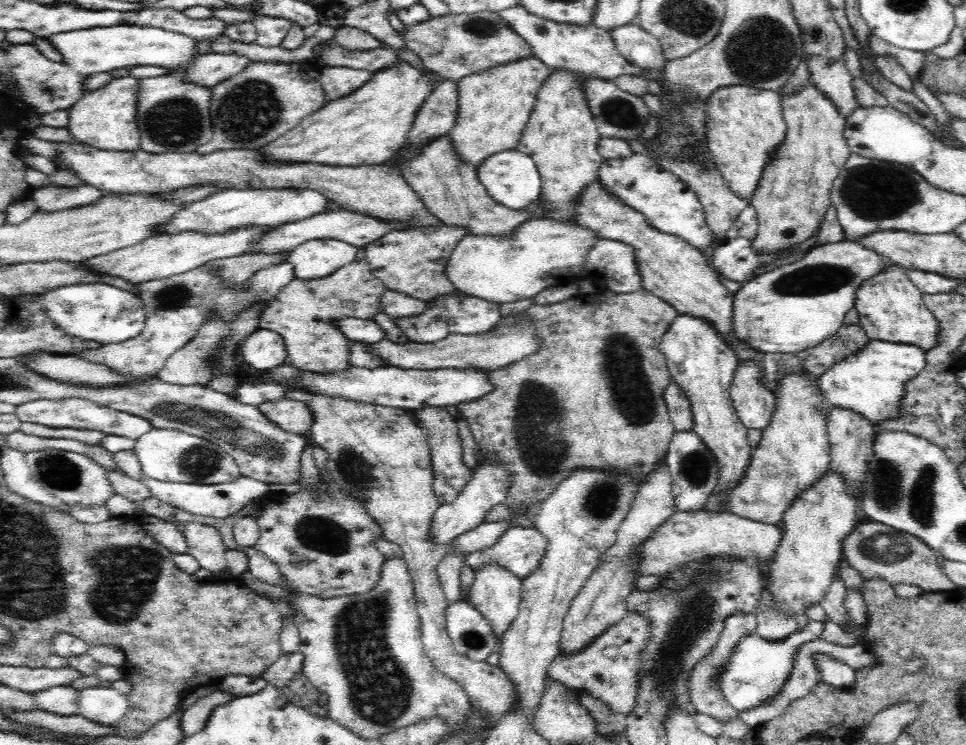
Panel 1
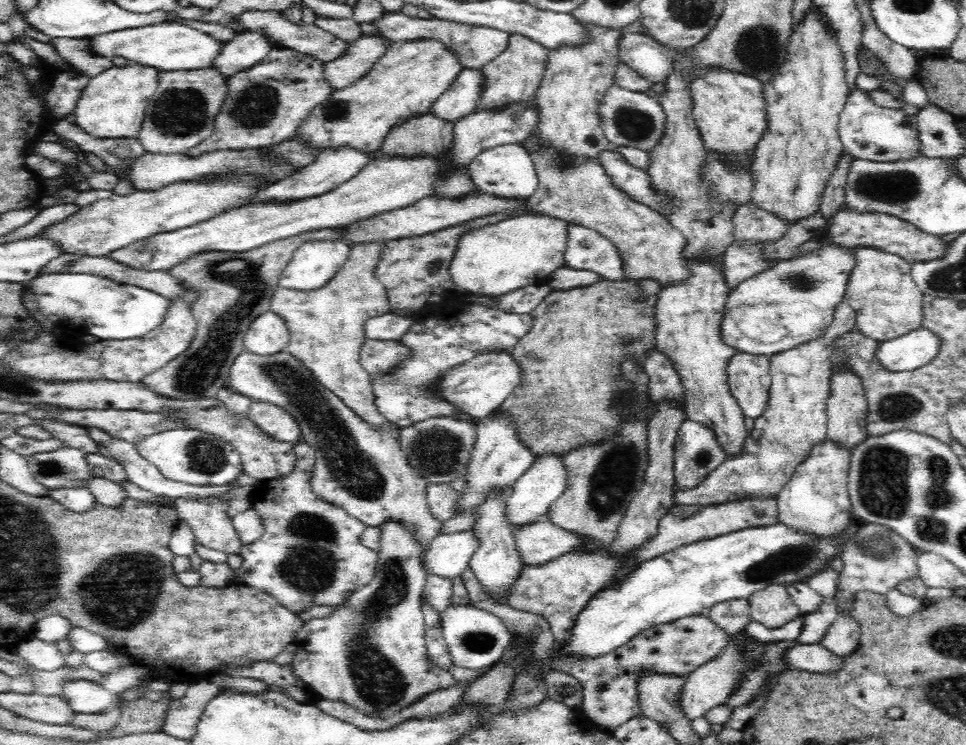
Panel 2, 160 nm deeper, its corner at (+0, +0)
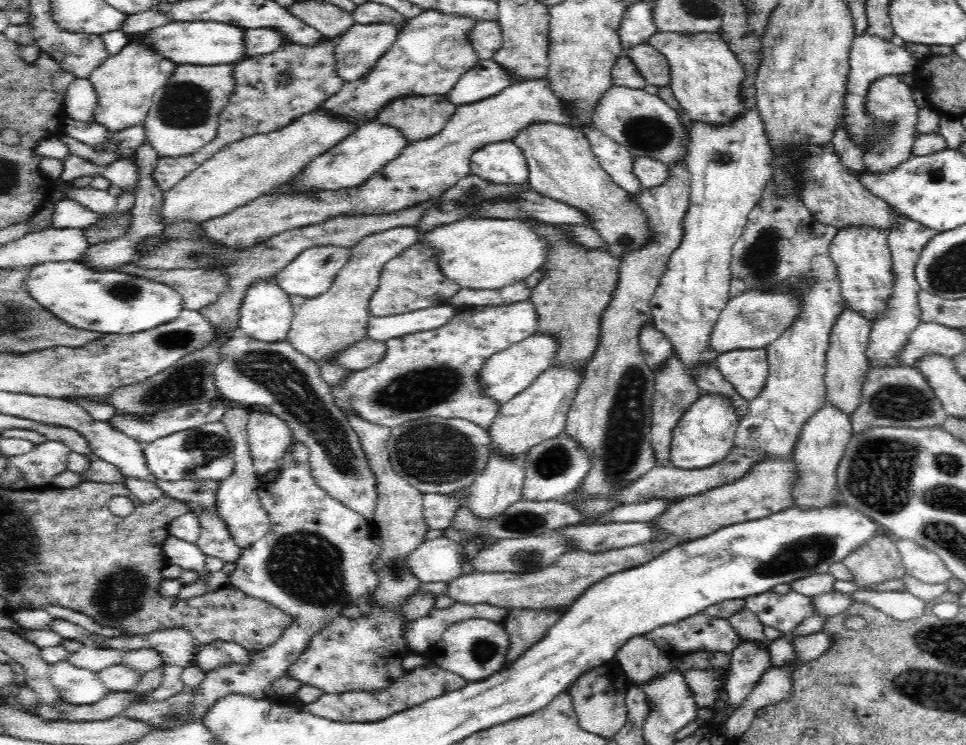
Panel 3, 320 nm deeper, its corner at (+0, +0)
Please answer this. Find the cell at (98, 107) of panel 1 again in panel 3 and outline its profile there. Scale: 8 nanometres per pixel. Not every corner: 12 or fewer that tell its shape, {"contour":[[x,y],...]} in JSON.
{"contour":[[130,39],[89,80],[94,122],[142,123],[178,64]]}

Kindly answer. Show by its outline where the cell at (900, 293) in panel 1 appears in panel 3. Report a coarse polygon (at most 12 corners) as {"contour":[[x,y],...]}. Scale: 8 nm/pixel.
{"contour":[[837,229],[829,244],[845,303],[870,322],[892,296],[884,230]]}

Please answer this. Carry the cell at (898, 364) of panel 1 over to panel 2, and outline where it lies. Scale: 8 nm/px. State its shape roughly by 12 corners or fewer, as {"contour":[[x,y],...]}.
{"contour":[[928,328],[881,342],[891,372],[932,363],[941,339]]}

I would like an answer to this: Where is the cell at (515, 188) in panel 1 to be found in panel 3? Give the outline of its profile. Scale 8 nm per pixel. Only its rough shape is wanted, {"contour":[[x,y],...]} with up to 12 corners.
{"contour":[[510,141],[471,155],[471,173],[498,184],[529,182],[522,150]]}

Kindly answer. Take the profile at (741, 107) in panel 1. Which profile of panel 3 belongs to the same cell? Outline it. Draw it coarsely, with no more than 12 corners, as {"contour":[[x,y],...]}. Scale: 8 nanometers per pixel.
{"contour":[[657,30],[670,89],[693,121],[745,109],[745,70],[719,31]]}

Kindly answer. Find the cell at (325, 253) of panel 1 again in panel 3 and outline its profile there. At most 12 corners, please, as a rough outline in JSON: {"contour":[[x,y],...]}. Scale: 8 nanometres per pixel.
{"contour":[[307,248],[274,279],[289,296],[328,292],[350,256]]}

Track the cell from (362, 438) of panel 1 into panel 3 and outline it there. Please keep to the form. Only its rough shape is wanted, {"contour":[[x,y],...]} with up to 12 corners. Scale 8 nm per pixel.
{"contour":[[286,340],[219,348],[225,401],[270,410],[316,483],[369,521],[376,479],[320,366]]}

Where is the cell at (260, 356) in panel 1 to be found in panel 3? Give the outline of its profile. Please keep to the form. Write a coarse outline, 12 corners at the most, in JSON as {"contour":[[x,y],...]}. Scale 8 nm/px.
{"contour":[[275,279],[253,282],[240,308],[240,332],[286,340],[290,296]]}

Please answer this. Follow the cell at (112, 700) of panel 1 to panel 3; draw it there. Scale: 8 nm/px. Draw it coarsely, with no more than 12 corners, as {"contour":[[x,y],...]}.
{"contour":[[49,664],[65,702],[94,704],[109,691],[97,672]]}

